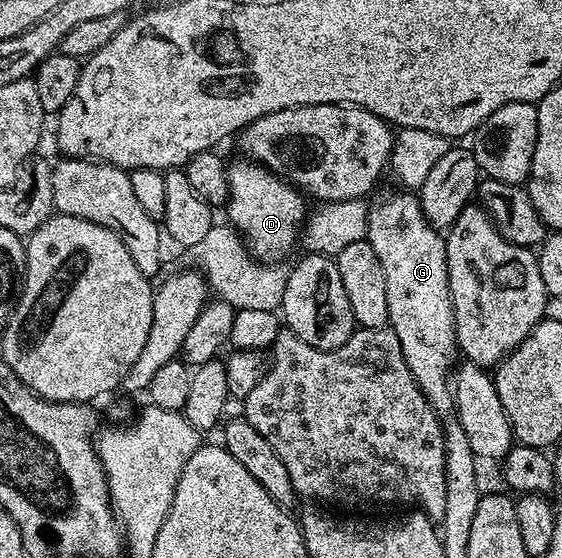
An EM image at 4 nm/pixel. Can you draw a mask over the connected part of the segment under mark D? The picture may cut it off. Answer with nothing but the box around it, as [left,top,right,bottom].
[226,158,309,261]

